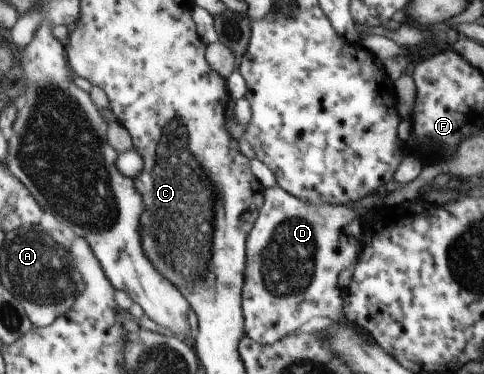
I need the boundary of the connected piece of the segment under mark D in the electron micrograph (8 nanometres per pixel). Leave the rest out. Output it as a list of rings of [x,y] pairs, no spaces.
[[[265,187],[264,206],[248,233],[249,278],[243,295],[244,334],[263,346],[272,345],[311,318],[341,322],[337,274],[359,256],[359,240],[343,236],[343,226],[366,211],[385,208],[375,194],[343,205],[301,202],[283,187]]]

